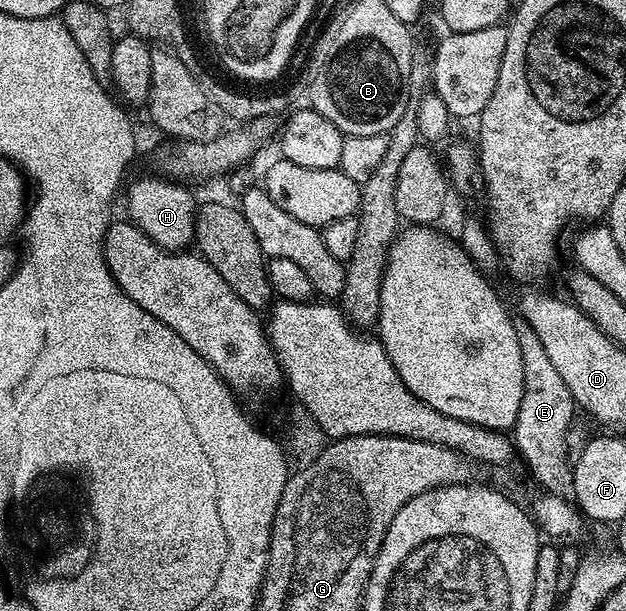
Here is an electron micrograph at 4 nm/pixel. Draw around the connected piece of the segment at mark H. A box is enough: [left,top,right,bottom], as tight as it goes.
[125,176,199,252]

